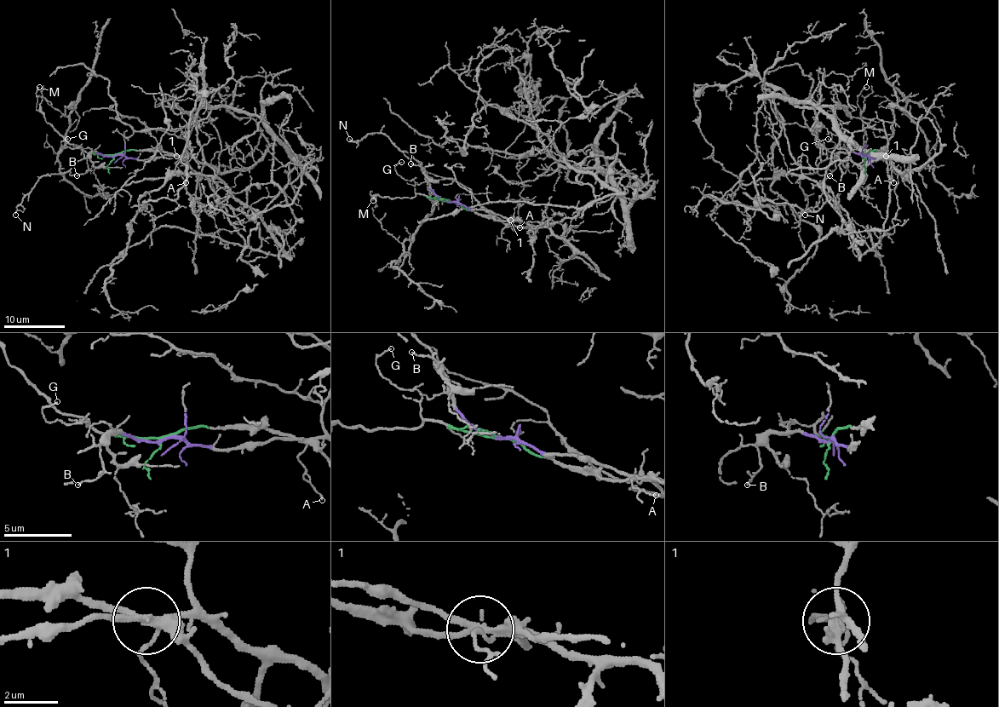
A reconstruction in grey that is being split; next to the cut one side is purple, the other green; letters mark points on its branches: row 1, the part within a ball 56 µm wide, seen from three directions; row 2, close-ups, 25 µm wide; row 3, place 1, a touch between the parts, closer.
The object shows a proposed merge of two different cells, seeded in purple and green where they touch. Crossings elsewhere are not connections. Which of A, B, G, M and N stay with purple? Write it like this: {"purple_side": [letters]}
{"purple_side": ["A", "B", "N"]}

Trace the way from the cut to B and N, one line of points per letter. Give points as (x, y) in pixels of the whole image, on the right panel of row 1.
B: (868, 155), (862, 156), (854, 152), (842, 152), (835, 159), (835, 169), (829, 176)
N: (868, 155), (839, 152), (822, 161), (816, 171), (800, 175), (800, 188), (807, 197), (804, 214)

